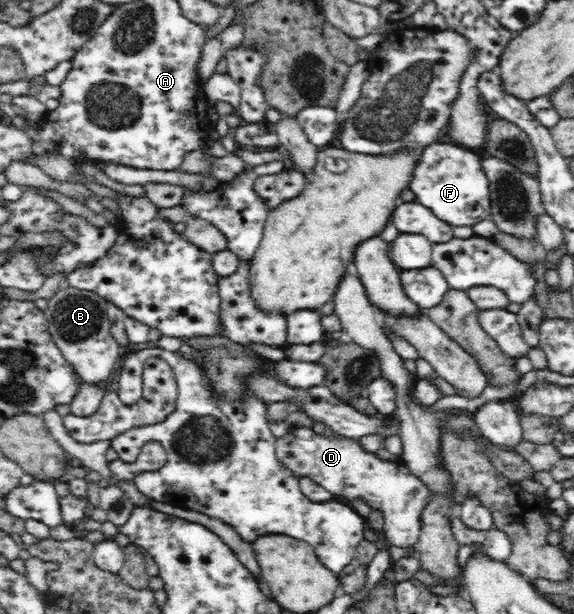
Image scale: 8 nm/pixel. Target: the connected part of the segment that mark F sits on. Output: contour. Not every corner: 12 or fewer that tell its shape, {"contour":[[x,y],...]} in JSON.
{"contour":[[426,146],[409,186],[451,226],[490,218],[481,158]]}

